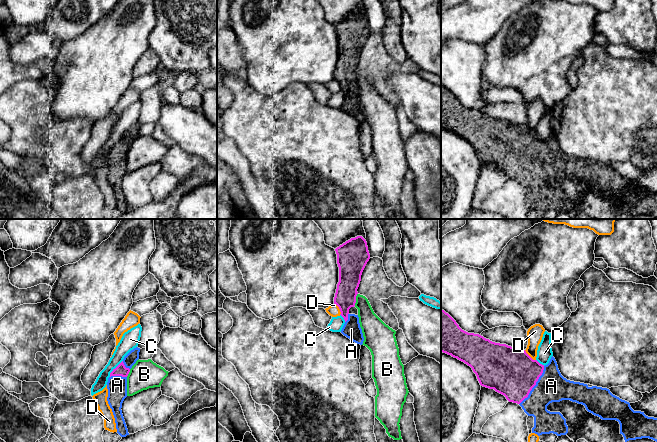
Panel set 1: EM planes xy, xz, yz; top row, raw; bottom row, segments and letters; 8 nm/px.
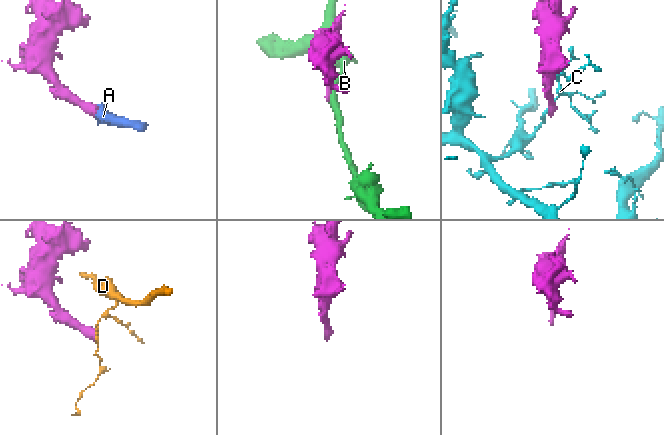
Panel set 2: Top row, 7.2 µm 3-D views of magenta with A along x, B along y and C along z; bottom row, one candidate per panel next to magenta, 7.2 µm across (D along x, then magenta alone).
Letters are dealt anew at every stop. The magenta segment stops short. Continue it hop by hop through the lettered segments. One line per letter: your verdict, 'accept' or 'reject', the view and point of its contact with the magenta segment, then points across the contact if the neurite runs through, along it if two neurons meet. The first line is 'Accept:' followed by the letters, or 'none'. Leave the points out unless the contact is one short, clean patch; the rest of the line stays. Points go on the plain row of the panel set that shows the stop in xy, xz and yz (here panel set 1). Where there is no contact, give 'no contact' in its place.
Accept: A
A: accept; meets magenta in yz at (535, 160); runs through yz (513, 149), (518, 154), (535, 160), (551, 162)
B: reject; meets magenta in xz at (355, 75)
C: reject; meets magenta in xy at (115, 144); border along xy (122, 136), (109, 152)
D: reject; meets magenta in xz at (339, 84); border along xz (334, 79), (338, 83), (340, 90)

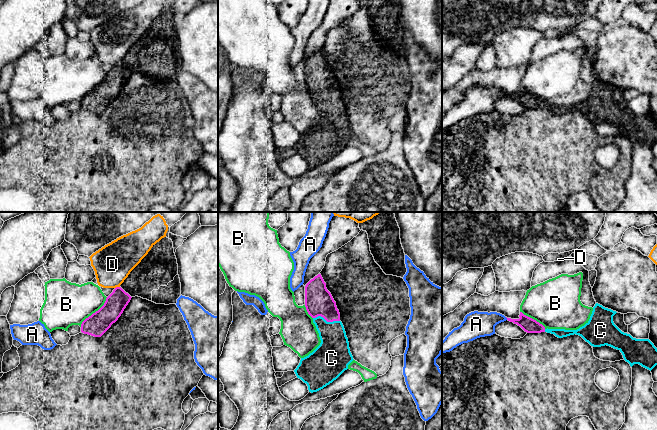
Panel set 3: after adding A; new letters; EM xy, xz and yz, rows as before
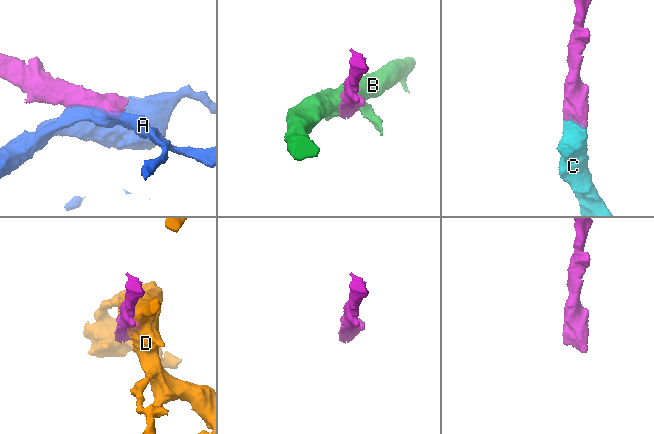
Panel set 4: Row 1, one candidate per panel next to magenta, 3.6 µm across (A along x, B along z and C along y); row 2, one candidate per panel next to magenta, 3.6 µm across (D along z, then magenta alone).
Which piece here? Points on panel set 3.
Accept: C
A: reject; meets magenta in yz at (506, 93); border along yz (505, 93), (507, 95)
B: reject; meets magenta in xy at (95, 88)
C: accept; meets magenta in xz at (326, 96)
D: reject; meets magenta in xy at (117, 63)

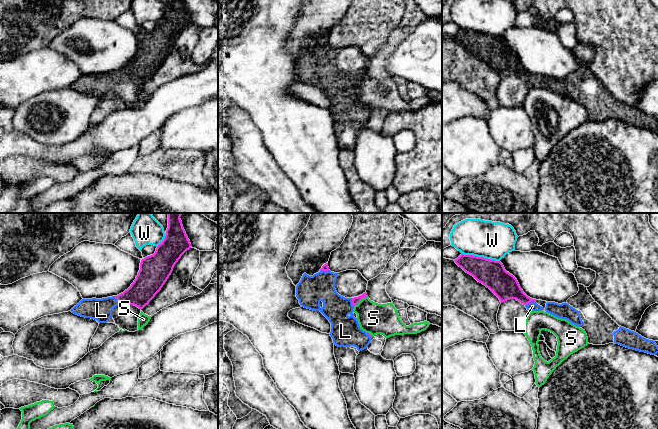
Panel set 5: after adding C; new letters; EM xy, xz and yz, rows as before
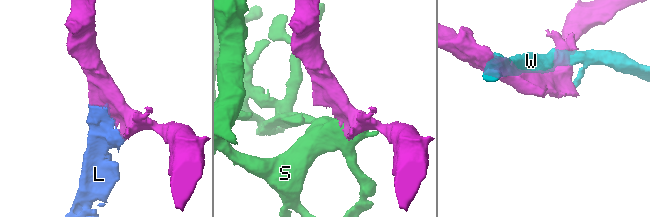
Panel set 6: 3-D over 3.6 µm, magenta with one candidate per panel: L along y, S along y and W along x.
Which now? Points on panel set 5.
Accept: L
L: accept; meets magenta in yz at (530, 77)
S: reject; meets magenta in xz at (360, 76); border along xz (367, 72), (363, 73), (354, 82)
W: reject; meets magenta in yz at (481, 33)

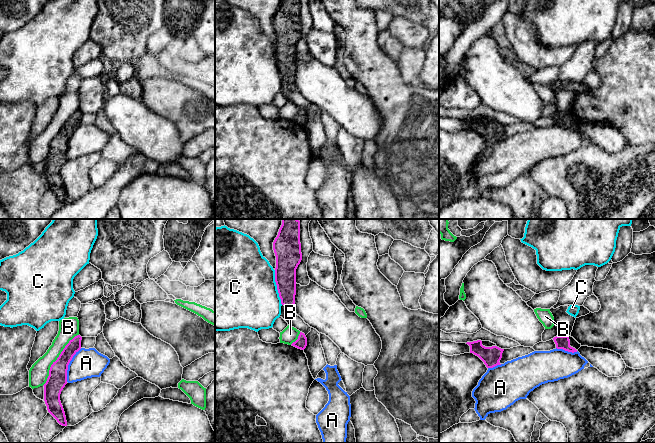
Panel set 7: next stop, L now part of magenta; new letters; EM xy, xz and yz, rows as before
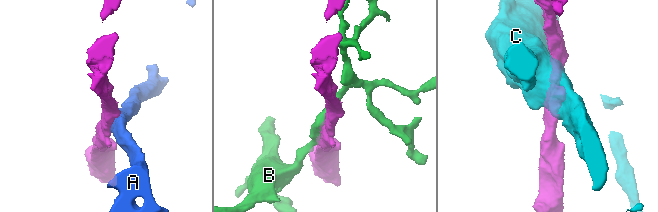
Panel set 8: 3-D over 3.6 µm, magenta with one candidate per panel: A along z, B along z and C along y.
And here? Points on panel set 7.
Accept: none
A: reject; meets magenta in xy at (68, 140)
B: reject; meets magenta in xy at (57, 135)
C: reject; meets magenta in xz at (277, 63)

